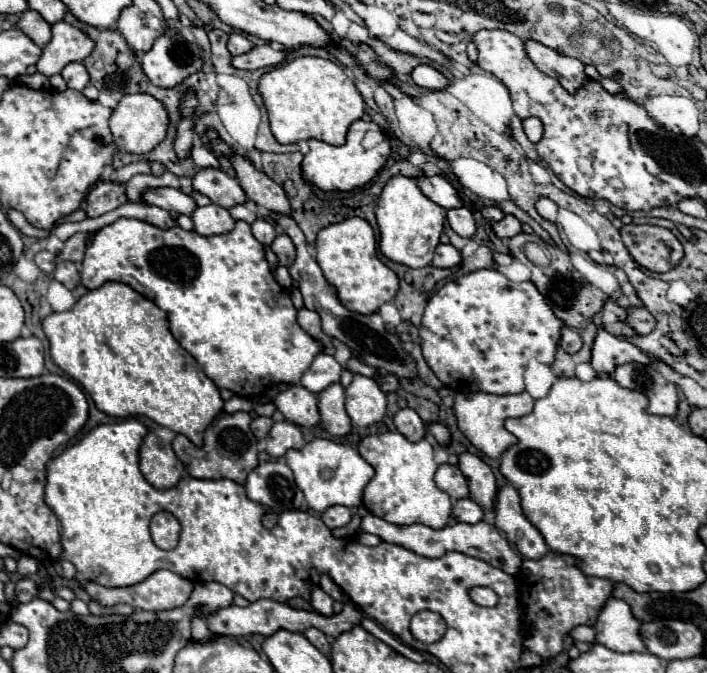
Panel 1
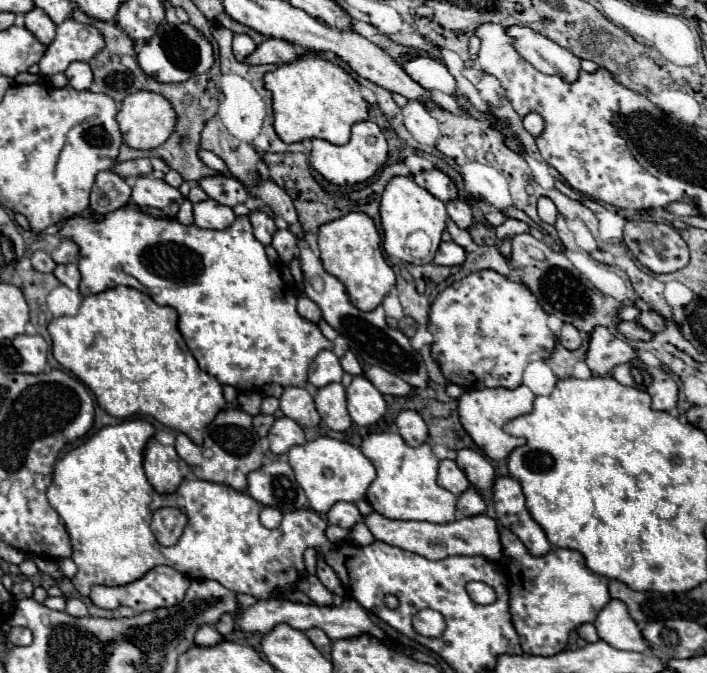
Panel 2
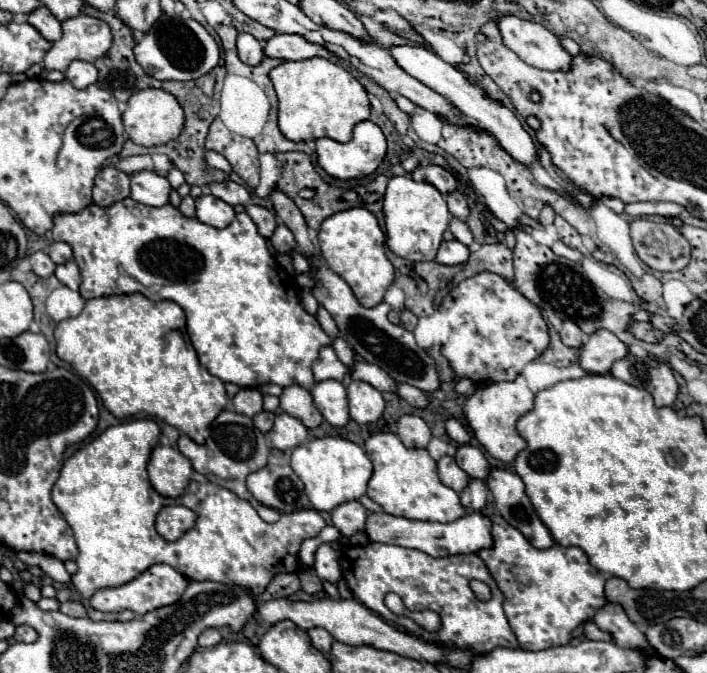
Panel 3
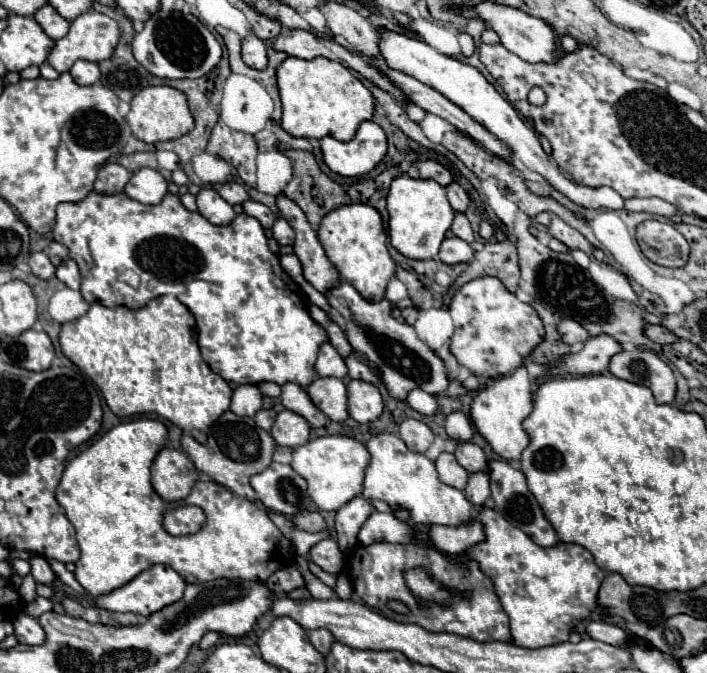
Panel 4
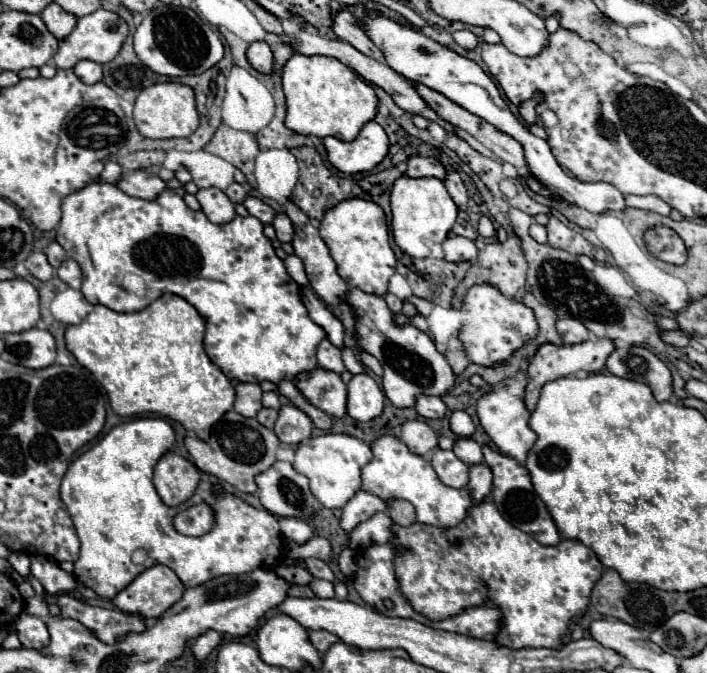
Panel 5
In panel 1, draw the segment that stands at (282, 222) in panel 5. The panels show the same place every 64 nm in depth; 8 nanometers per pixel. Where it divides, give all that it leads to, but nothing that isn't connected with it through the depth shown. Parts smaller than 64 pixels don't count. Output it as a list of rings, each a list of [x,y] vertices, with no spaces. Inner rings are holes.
[[[280,234],[280,236],[276,236],[274,242],[270,244],[270,248],[276,252],[280,264],[286,266],[286,268],[288,268],[288,266],[292,264],[292,260],[296,258],[296,250],[294,250],[294,244],[292,244],[292,240],[290,240],[288,234]]]

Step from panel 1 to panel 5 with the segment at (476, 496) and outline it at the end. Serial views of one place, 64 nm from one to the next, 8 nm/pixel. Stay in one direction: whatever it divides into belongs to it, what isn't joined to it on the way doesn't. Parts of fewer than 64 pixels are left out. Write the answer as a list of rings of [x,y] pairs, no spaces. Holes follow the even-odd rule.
[[[458,438],[456,442],[454,442],[454,454],[462,460],[462,462],[466,462],[468,466],[472,466],[472,464],[480,464],[484,458],[482,458],[482,448],[480,448],[480,444],[476,442],[476,440],[472,440],[472,438]]]

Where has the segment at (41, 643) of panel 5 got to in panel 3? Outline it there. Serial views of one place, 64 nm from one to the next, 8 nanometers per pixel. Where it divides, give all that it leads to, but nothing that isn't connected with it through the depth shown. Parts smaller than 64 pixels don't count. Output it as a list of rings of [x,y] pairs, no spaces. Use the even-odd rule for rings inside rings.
[[[20,624],[20,626],[16,626],[14,638],[16,638],[16,642],[36,642],[38,640],[38,632],[28,624]]]

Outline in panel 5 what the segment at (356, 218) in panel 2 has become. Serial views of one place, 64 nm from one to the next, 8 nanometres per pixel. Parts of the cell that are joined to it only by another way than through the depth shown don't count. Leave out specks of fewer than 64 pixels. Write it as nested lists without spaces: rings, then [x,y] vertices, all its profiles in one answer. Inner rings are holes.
[[[364,198],[342,200],[336,208],[330,208],[320,222],[320,236],[330,248],[330,256],[338,266],[338,274],[348,282],[350,288],[384,296],[388,292],[388,278],[396,270],[396,256],[390,248],[388,224],[384,210]]]

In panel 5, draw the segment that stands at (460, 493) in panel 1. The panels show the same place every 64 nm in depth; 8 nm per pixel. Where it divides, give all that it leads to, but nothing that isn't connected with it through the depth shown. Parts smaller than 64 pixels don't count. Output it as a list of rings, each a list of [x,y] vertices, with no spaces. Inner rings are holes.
[[[438,450],[432,456],[432,466],[438,478],[452,488],[464,488],[468,484],[468,464],[464,464],[452,450]]]

